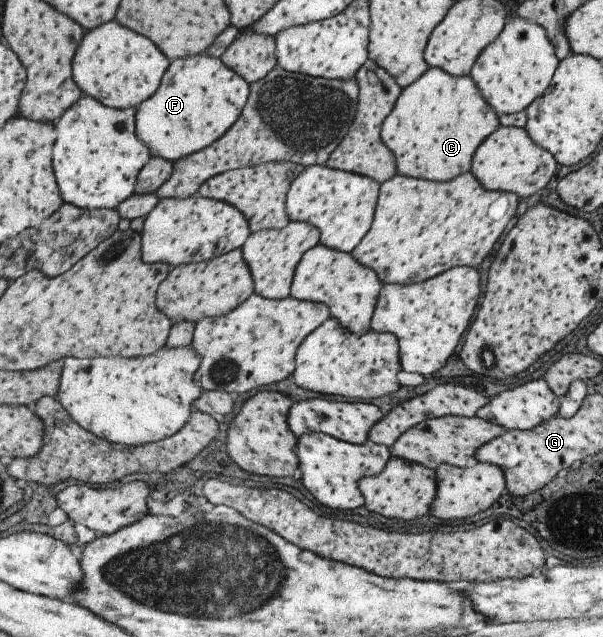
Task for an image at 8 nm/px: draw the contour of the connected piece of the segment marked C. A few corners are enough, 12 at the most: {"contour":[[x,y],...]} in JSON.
{"contour":[[470,74],[402,90],[380,135],[396,174],[472,170],[500,127]]}

